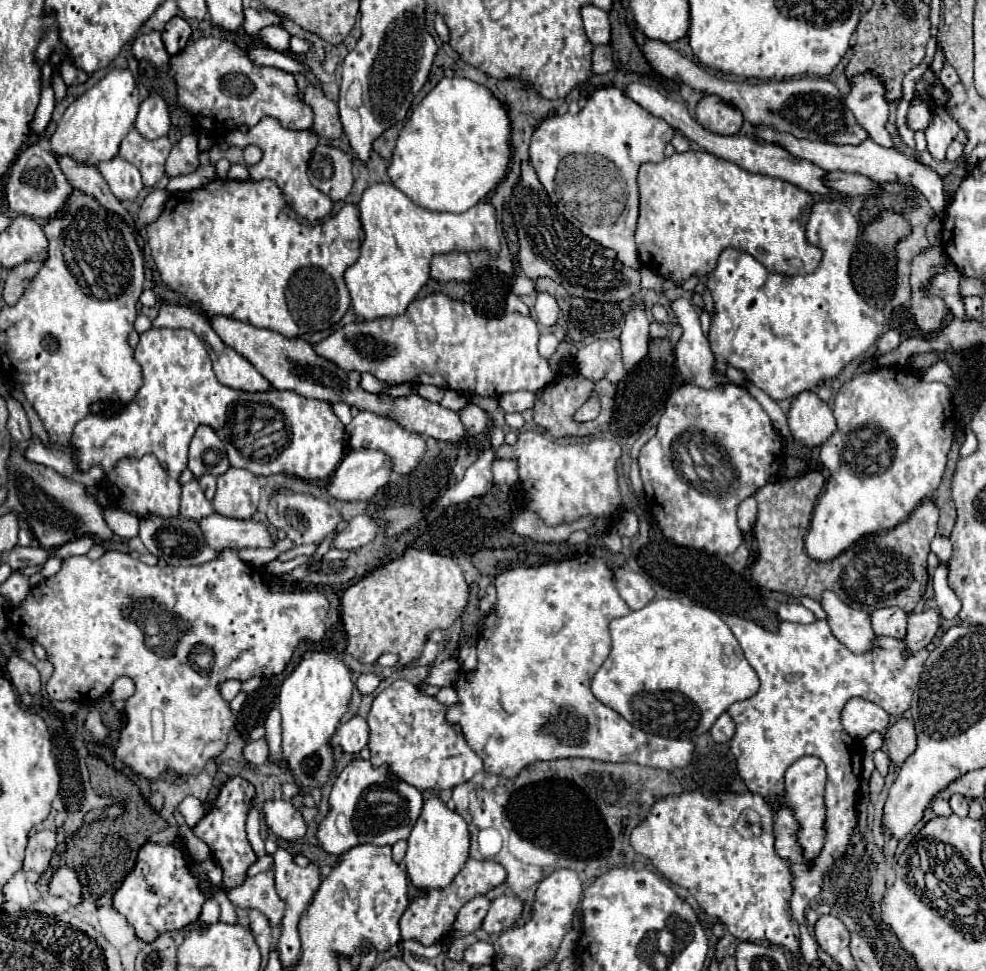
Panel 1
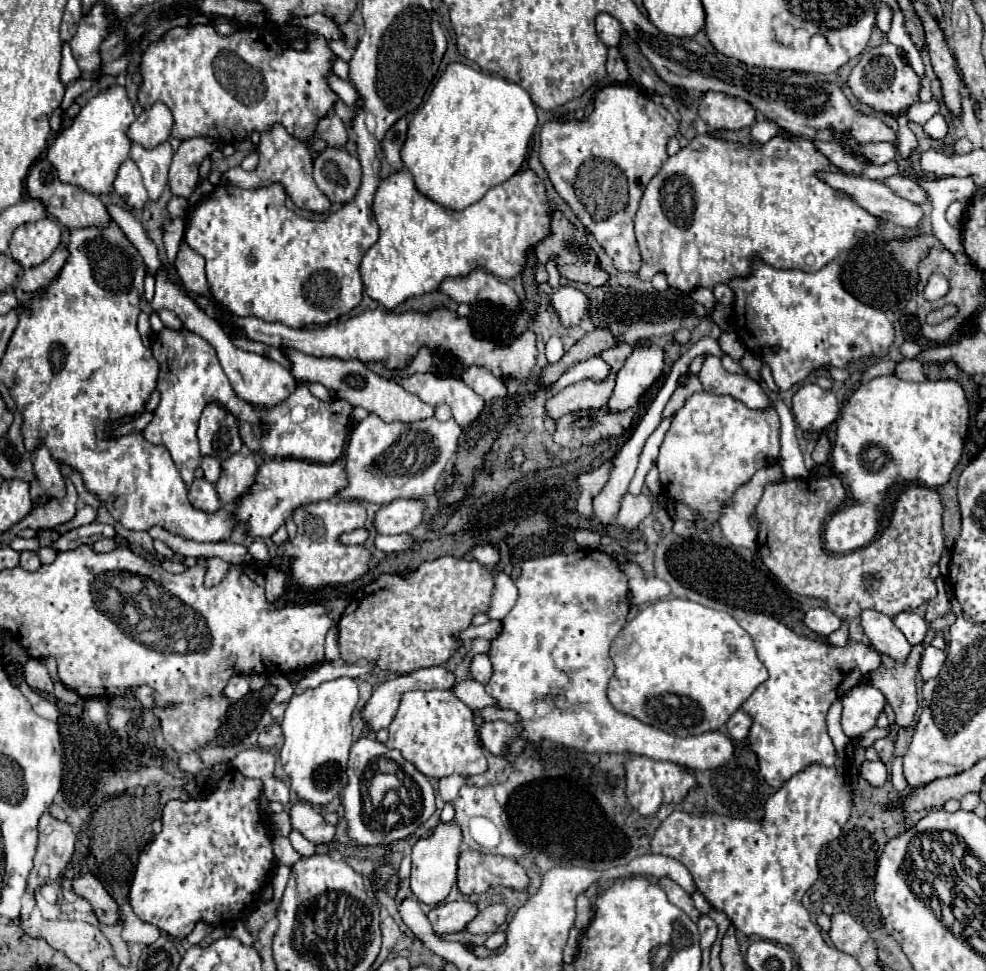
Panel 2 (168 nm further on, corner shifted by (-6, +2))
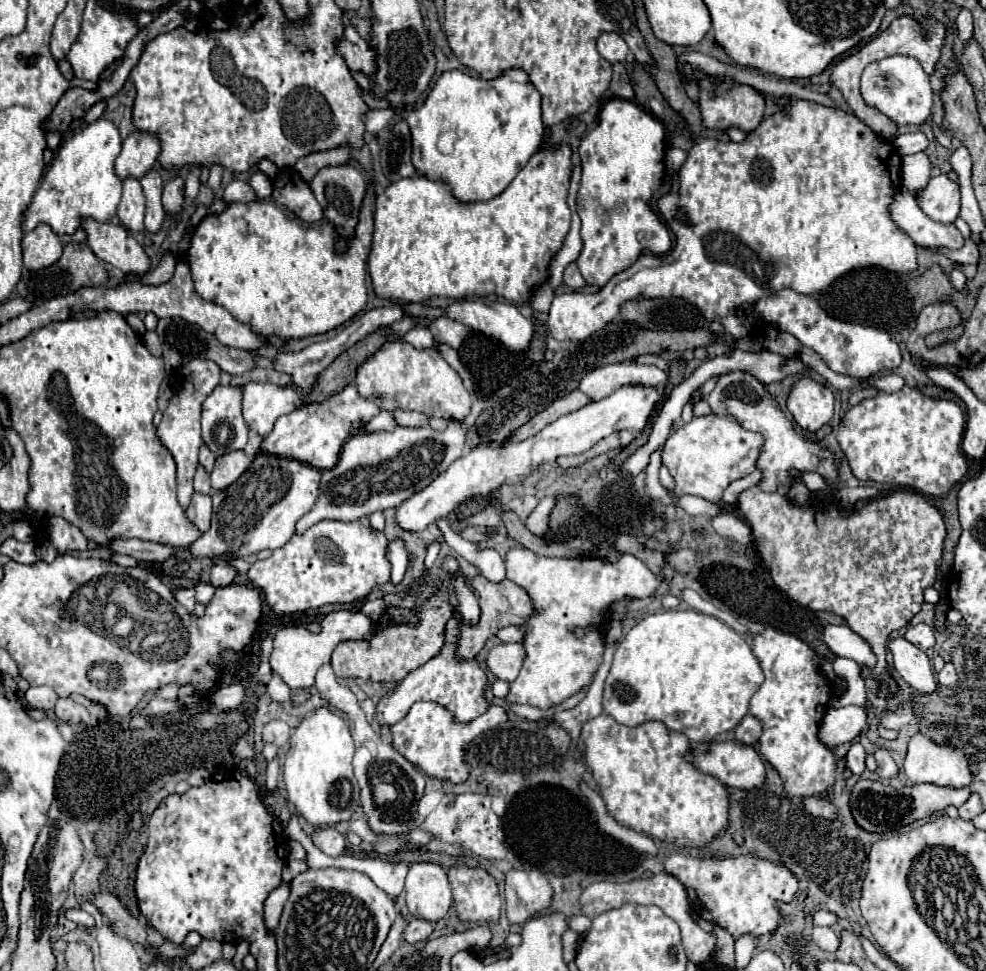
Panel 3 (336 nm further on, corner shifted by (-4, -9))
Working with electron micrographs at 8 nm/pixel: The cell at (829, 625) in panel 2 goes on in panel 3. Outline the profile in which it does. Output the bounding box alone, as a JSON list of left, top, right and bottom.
[824,625,876,669]

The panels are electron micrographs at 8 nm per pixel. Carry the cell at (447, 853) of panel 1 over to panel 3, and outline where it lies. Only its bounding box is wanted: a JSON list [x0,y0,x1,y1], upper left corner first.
[406,863,452,923]

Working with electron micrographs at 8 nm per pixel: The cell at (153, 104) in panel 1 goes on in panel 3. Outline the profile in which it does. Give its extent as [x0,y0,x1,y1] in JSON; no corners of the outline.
[114,131,160,181]

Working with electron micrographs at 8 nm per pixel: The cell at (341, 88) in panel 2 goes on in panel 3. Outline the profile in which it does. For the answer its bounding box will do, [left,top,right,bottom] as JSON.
[366,67,544,203]

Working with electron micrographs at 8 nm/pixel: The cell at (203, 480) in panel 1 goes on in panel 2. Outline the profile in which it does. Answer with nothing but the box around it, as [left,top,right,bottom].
[202,458,220,484]

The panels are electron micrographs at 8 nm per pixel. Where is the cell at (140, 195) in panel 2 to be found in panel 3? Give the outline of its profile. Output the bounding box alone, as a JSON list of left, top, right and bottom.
[118,179,144,231]

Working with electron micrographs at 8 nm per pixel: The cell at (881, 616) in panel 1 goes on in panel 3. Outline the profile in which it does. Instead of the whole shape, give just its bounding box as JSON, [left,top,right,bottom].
[904,623,936,651]

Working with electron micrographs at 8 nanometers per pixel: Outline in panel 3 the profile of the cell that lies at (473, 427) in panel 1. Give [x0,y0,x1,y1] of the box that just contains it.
[356,339,472,421]

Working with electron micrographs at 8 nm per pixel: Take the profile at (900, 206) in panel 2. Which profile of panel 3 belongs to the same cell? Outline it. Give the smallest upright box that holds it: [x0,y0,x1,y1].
[890,189,964,249]

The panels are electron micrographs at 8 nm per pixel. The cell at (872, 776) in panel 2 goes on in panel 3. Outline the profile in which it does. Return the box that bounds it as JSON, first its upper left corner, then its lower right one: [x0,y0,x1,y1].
[846,743,866,775]

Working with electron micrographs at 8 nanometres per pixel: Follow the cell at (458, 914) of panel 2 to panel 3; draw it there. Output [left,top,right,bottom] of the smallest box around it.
[404,919,432,943]

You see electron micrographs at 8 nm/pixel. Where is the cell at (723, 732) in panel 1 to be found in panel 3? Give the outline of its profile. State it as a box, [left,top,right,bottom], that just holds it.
[736,715,762,745]

